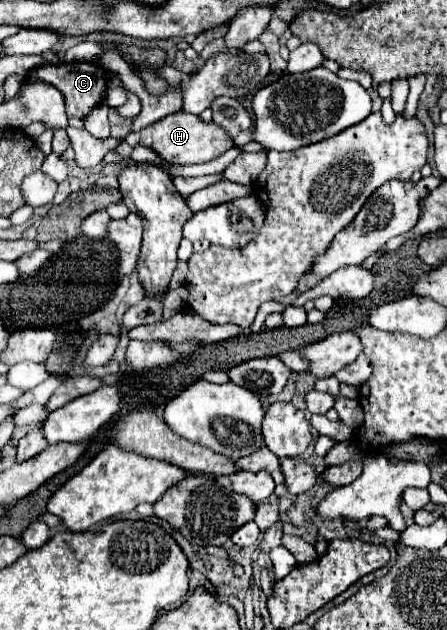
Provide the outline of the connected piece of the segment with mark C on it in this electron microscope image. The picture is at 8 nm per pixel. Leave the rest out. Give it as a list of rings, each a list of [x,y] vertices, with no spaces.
[[[74,61],[74,63],[58,63],[58,65],[40,65],[28,73],[28,83],[44,81],[54,85],[62,95],[66,103],[66,115],[86,119],[94,107],[98,107],[104,101],[106,89],[108,89],[108,71],[100,67],[96,61]]]

